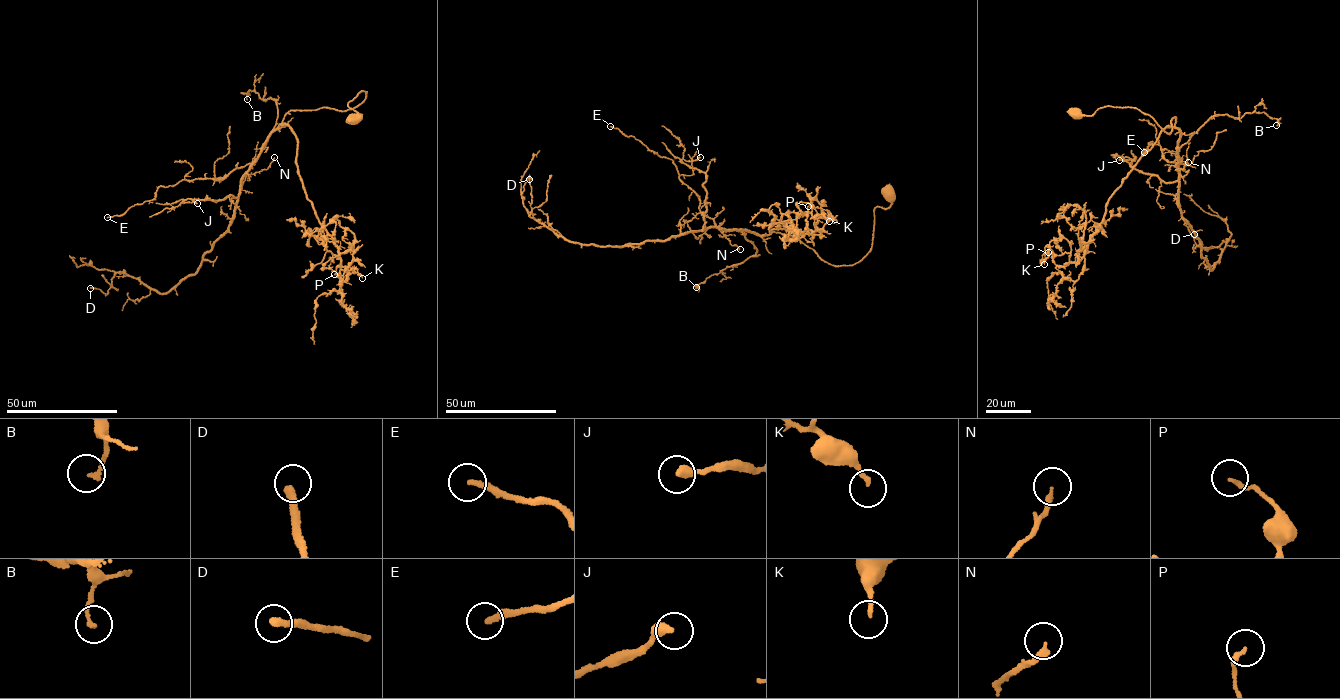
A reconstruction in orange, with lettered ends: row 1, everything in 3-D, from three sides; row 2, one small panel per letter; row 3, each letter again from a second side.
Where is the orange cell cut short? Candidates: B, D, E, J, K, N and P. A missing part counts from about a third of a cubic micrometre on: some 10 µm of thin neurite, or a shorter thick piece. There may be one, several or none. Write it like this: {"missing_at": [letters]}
{"missing_at": ["D", "E"]}

